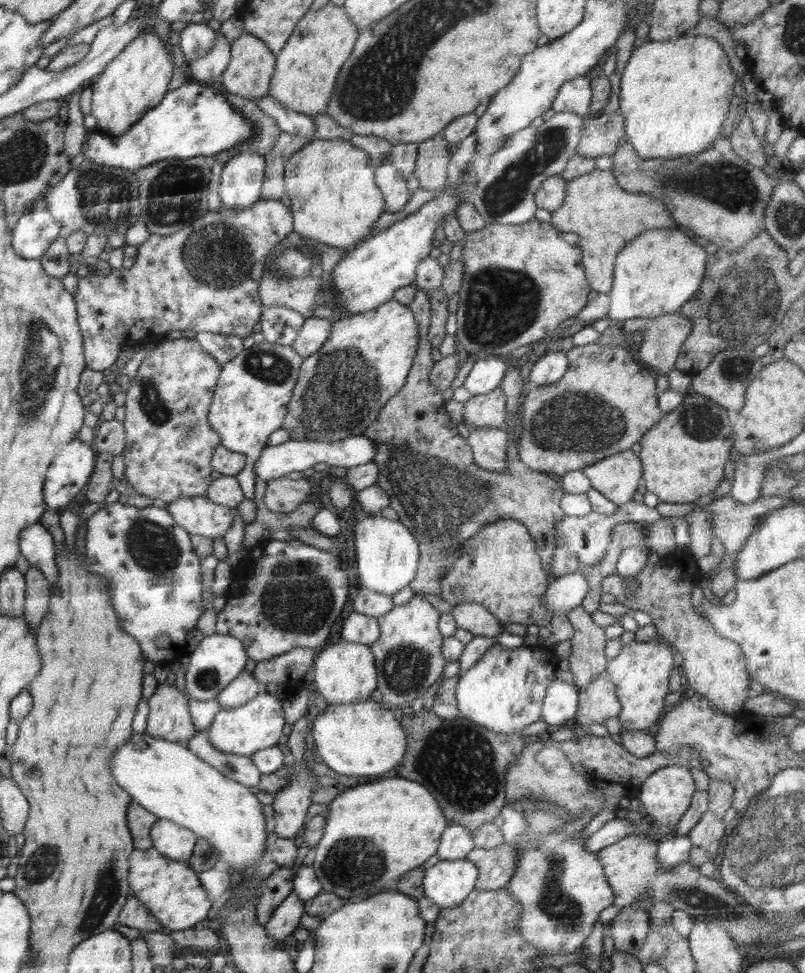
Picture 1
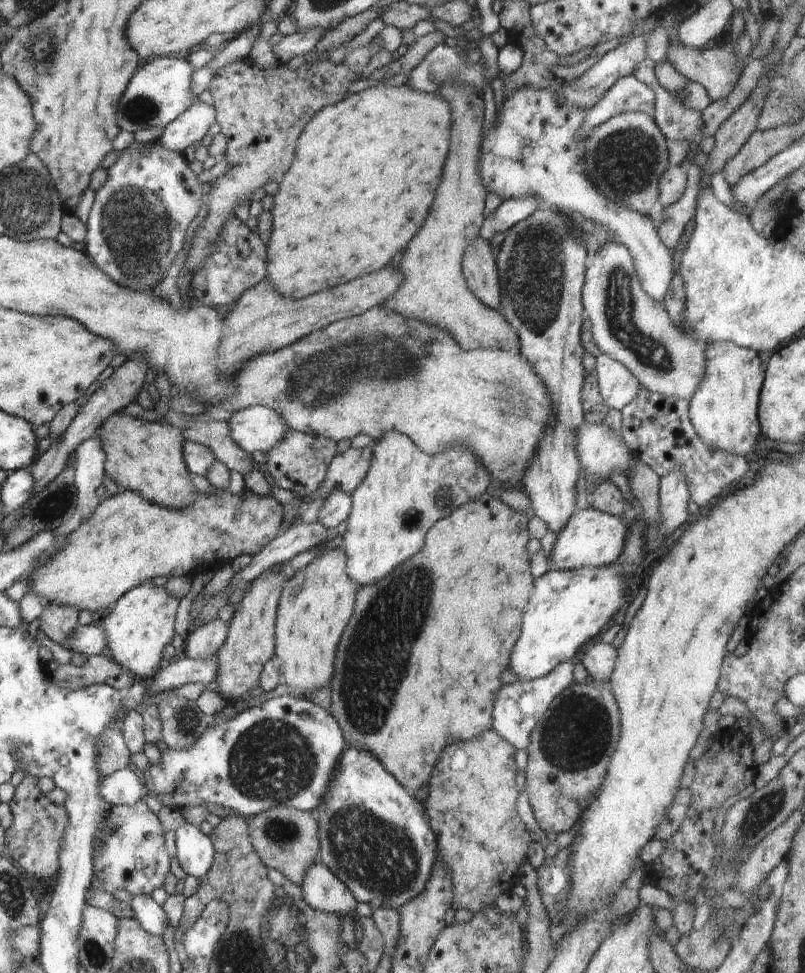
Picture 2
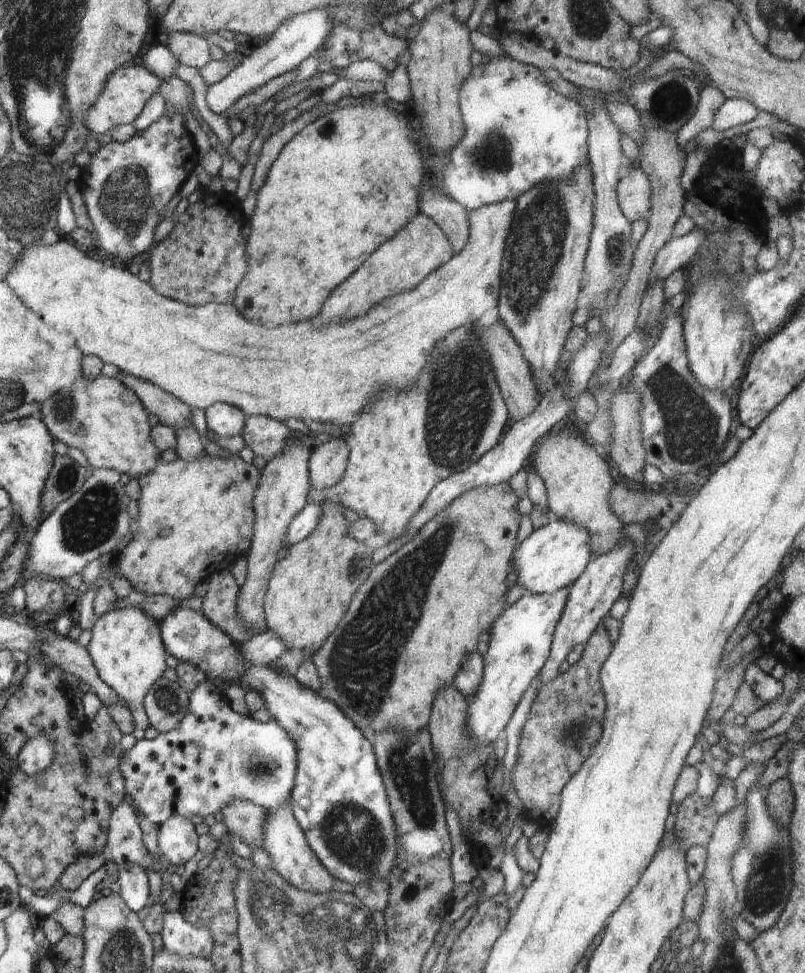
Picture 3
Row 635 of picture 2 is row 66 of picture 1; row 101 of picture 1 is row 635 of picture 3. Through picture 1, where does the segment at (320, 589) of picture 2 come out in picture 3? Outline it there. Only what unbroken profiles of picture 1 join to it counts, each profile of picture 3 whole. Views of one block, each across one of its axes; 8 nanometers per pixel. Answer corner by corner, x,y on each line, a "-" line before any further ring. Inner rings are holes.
322,502
322,518
316,530
289,546
286,556
274,566
263,606
269,630
282,638
286,648
300,650
310,658
338,626
352,597
370,574
372,552
364,542
350,536
344,506

